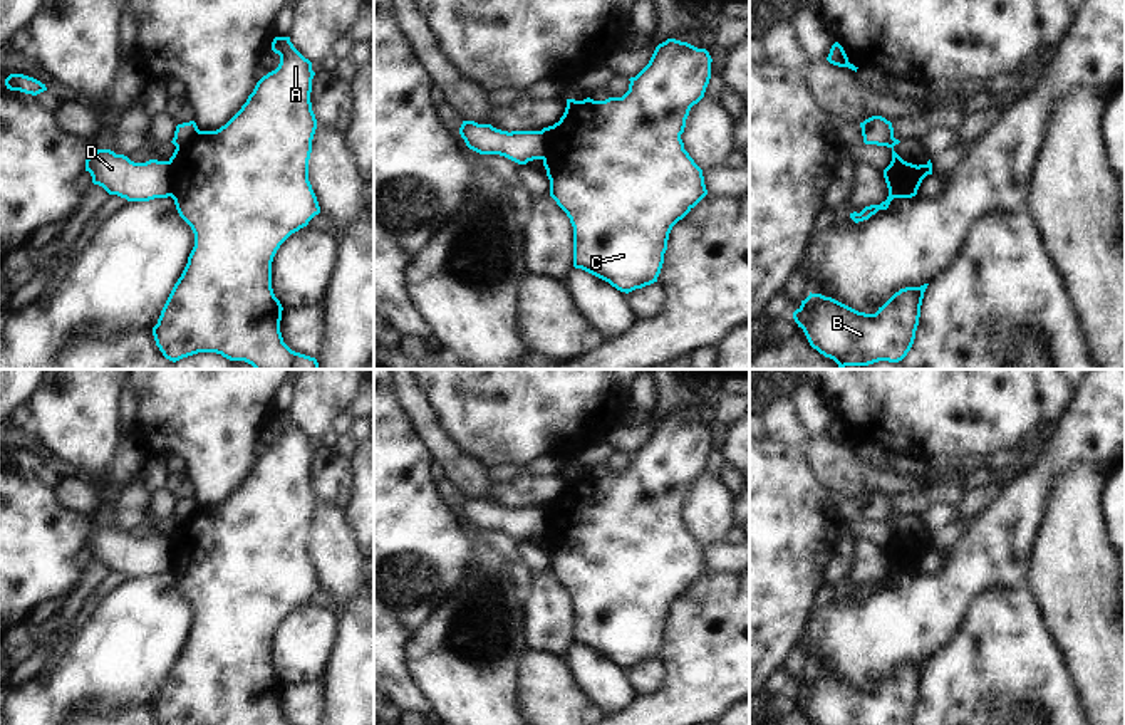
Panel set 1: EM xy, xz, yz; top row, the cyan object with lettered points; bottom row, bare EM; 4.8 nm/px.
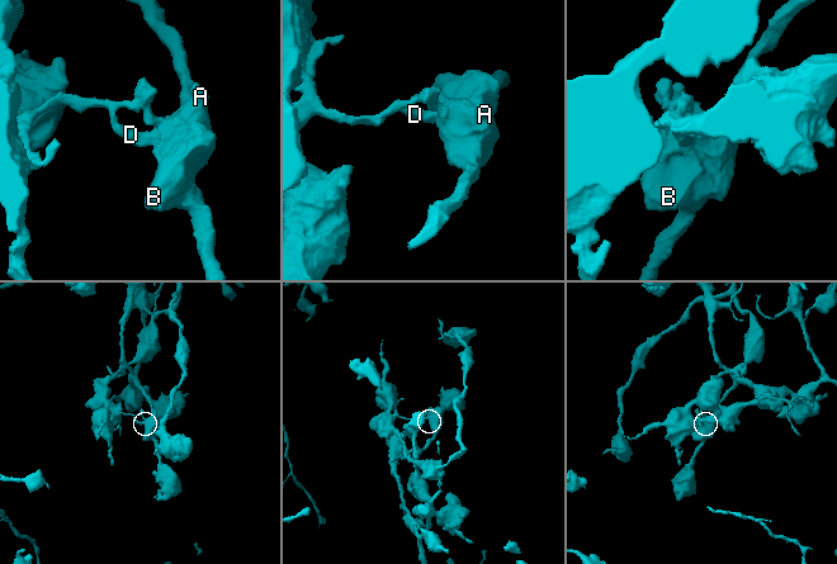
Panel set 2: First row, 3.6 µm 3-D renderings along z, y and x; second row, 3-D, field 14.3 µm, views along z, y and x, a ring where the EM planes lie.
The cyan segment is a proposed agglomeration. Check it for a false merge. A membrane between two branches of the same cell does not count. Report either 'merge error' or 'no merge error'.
merge error

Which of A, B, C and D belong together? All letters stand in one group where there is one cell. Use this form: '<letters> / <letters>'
A B C / D

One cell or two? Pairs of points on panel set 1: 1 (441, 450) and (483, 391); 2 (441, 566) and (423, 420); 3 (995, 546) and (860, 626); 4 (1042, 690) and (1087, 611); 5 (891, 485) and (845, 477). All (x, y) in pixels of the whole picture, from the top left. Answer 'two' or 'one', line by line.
1: two
2: two
3: one
4: two
5: one

